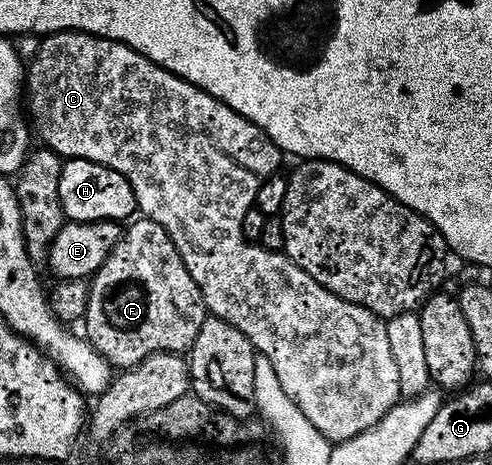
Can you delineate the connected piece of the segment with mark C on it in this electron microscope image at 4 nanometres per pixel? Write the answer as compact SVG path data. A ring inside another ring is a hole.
M68 30L66 32L53 32L44 35L39 40L39 49L35 55L30 57L29 63L25 68L25 112L29 117L30 127L40 136L42 143L46 147L54 150L58 156L64 158L78 158L97 162L109 166L113 170L120 172L133 186L135 195L135 207L146 219L157 222L169 234L173 246L177 246L177 254L181 254L181 262L185 262L185 270L189 270L189 278L197 282L197 286L203 295L203 304L207 307L208 313L225 322L229 326L237 326L245 338L255 348L258 355L269 358L269 363L273 365L273 370L277 373L277 379L281 382L281 390L297 402L301 414L321 430L325 439L338 442L348 440L365 430L369 430L389 410L394 404L400 403L401 397L397 386L397 365L393 363L393 353L389 350L389 338L385 334L386 323L380 317L374 316L369 310L357 306L353 302L345 302L337 298L321 282L309 278L301 266L297 266L283 252L271 252L258 242L246 240L243 236L243 219L255 202L255 195L265 178L269 178L274 172L280 171L279 159L281 153L279 147L269 139L269 137L256 126L249 122L237 110L233 110L223 100L213 98L208 92L202 92L197 86L193 86L188 80L182 80L177 74L165 70L160 64L154 64L149 58L145 58L137 50L133 50L129 45L122 44L116 40L105 40L101 36L94 36L88 32L76 32Z

